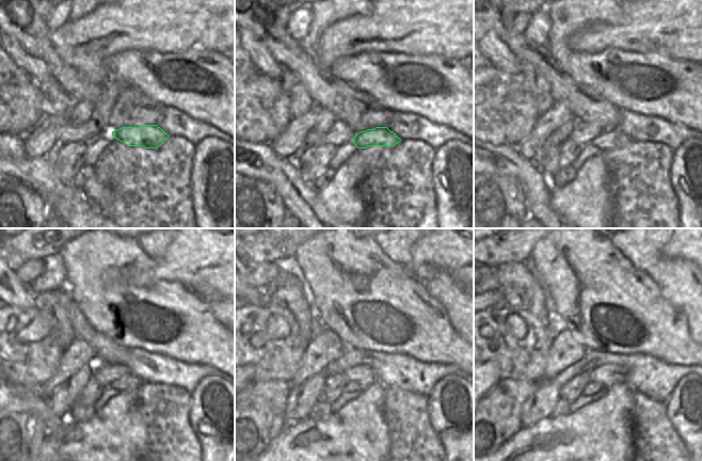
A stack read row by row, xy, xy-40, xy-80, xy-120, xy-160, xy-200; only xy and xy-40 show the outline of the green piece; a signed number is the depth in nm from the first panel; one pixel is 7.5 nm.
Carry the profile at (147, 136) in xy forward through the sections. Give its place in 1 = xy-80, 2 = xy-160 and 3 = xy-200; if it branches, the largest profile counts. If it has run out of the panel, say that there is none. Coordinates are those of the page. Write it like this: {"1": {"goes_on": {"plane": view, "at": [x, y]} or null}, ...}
{"1": {"goes_on": {"plane": "xy-80", "at": [609, 139]}}, "2": {"goes_on": {"plane": "xy-160", "at": [351, 385]}}, "3": {"goes_on": {"plane": "xy-200", "at": [592, 387]}}}

